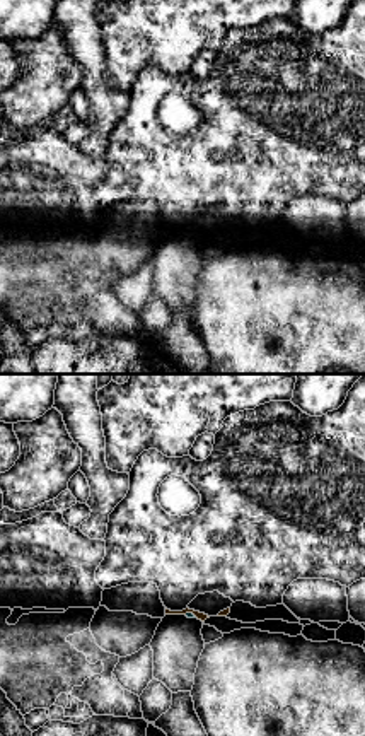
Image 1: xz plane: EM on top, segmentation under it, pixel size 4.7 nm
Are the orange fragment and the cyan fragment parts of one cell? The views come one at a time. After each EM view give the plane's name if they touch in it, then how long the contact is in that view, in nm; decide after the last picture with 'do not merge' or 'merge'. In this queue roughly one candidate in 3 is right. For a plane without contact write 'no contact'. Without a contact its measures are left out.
contact in xz; length 70 nm

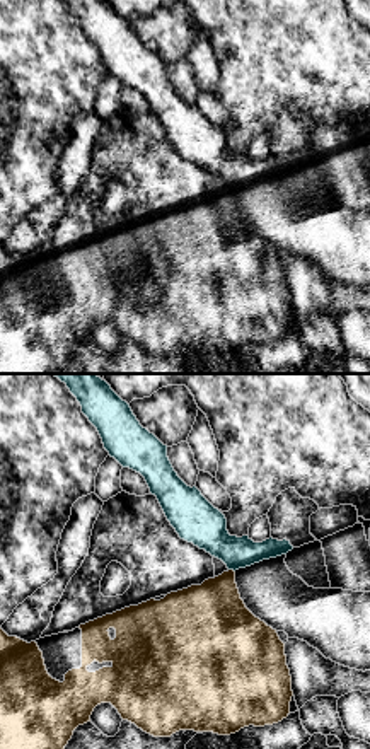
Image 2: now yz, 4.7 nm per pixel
contact in yz; length 40 nm

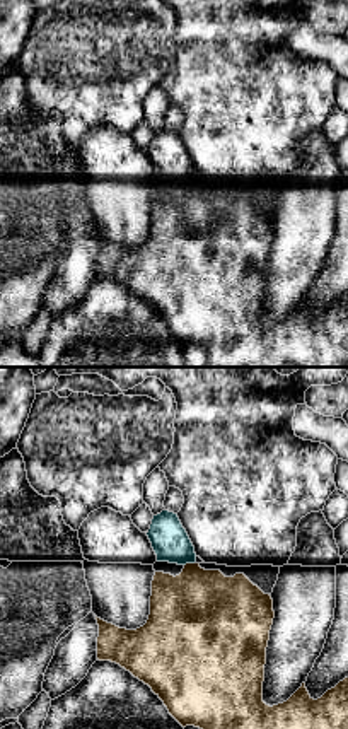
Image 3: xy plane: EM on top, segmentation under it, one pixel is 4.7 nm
contact in xy; length 50 nm

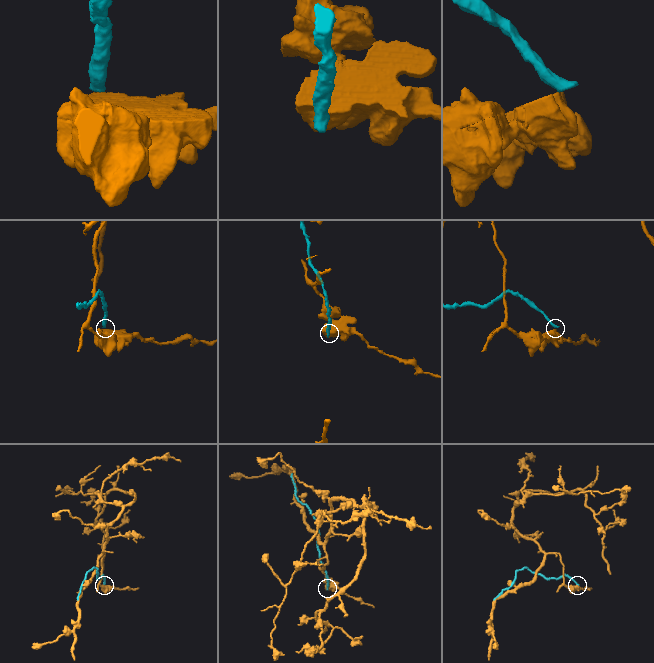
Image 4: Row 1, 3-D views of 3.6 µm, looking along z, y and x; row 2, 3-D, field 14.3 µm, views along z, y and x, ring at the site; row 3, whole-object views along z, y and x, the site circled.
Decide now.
do not merge

